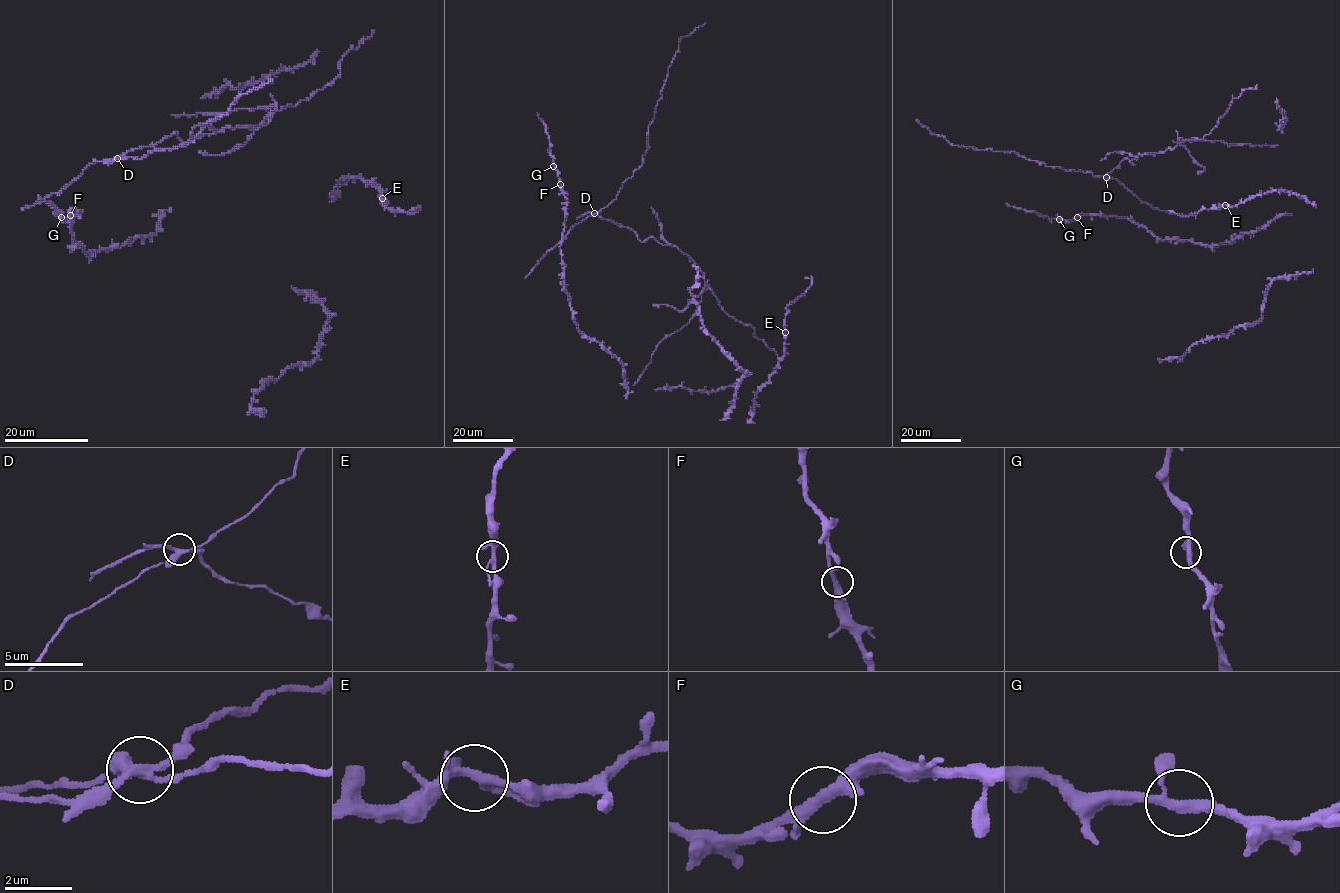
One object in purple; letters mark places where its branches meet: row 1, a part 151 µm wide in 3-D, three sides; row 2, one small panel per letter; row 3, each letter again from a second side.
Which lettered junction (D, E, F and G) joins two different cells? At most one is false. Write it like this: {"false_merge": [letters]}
{"false_merge": ["D"]}

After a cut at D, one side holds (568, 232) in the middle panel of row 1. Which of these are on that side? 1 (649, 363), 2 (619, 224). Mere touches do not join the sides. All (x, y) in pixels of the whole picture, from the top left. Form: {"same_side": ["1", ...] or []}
{"same_side": []}

